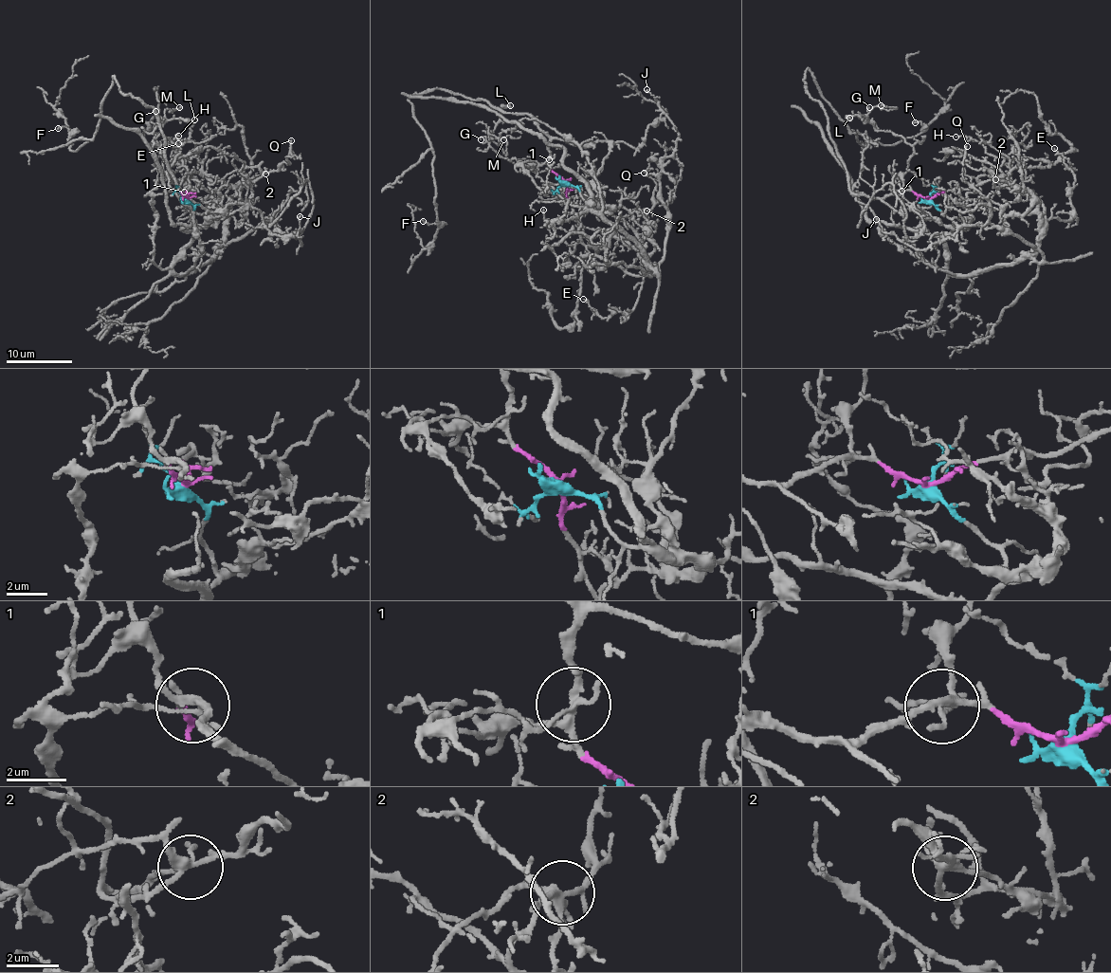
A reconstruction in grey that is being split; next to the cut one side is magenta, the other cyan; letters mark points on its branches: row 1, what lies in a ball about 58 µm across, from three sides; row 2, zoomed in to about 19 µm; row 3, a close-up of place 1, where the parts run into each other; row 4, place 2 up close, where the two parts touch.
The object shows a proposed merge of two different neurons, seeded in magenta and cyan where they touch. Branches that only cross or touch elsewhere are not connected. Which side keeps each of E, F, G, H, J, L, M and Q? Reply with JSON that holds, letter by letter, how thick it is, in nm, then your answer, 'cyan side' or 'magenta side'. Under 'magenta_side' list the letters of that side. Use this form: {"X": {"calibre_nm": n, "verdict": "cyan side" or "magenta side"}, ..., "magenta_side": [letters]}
{"E": {"calibre_nm": 80, "verdict": "cyan side"}, "F": {"calibre_nm": 150, "verdict": "magenta side"}, "G": {"calibre_nm": 120, "verdict": "magenta side"}, "H": {"calibre_nm": 110, "verdict": "cyan side"}, "J": {"calibre_nm": 150, "verdict": "cyan side"}, "L": {"calibre_nm": 240, "verdict": "magenta side"}, "M": {"calibre_nm": 130, "verdict": "magenta side"}, "Q": {"calibre_nm": 140, "verdict": "cyan side"}, "magenta_side": ["F", "G", "L", "M"]}

